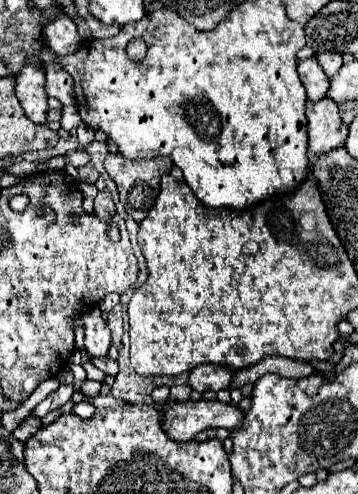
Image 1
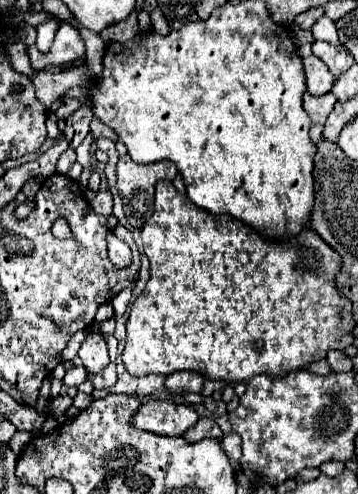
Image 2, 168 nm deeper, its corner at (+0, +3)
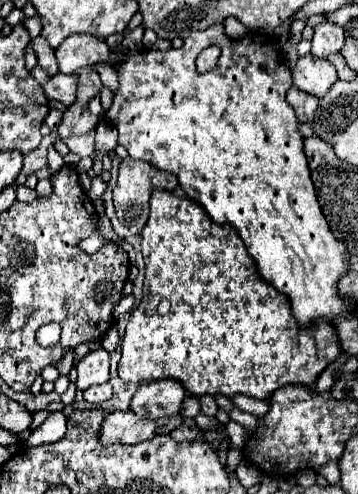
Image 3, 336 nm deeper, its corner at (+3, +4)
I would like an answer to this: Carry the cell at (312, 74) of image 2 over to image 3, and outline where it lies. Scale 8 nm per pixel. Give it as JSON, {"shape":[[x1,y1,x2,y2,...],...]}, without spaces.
{"shape":[[312,54,298,58,298,64,292,68,292,78,294,86,316,98,322,98,338,80,336,68,328,60,314,58]]}

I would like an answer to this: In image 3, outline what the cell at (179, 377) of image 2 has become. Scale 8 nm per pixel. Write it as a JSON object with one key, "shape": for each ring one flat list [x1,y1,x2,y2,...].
{"shape":[[158,380,158,384,140,384,138,392,130,400,130,410,140,418,166,418,174,416,182,408,182,388,170,384,170,380]]}

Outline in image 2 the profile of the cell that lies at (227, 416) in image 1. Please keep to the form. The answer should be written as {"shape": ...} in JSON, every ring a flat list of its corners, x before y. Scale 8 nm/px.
{"shape":[[175,401,143,403,133,417,133,425,139,429,167,437,183,437,185,431,191,429,197,421,199,413,191,405]]}

